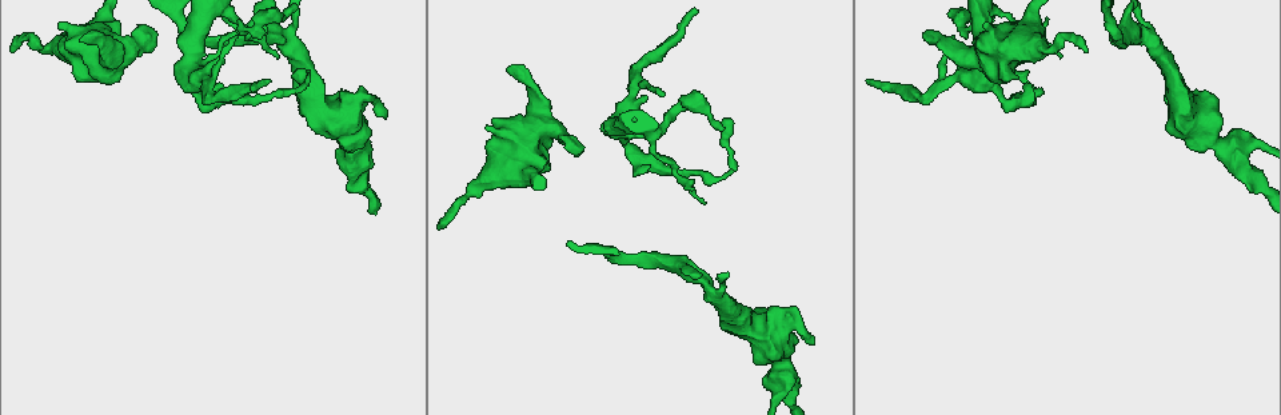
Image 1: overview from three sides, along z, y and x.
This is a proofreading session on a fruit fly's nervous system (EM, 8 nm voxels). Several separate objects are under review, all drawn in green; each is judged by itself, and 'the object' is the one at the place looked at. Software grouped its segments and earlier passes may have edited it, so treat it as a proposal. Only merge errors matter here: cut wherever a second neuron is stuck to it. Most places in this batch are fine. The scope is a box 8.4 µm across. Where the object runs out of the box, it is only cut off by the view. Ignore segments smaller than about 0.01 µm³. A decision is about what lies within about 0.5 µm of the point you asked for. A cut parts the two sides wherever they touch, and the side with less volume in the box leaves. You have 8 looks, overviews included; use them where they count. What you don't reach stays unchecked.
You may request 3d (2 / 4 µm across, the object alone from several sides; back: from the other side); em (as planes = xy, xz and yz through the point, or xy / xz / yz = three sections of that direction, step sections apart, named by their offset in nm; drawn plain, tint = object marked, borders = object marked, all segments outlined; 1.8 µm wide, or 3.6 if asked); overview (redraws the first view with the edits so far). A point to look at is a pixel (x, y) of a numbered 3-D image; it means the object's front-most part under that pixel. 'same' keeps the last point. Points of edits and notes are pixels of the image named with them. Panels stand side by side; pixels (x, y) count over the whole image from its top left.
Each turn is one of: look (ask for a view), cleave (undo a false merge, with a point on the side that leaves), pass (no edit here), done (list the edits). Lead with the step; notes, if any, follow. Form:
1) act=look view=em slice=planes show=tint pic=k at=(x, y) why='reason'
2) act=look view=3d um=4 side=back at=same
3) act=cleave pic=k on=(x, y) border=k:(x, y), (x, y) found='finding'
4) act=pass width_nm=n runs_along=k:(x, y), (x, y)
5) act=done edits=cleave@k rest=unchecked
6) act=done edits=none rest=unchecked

act=look view=em slice=yz step=16 show=borders pic=1 at=(1233, 154) why='thin arm on a thick one'

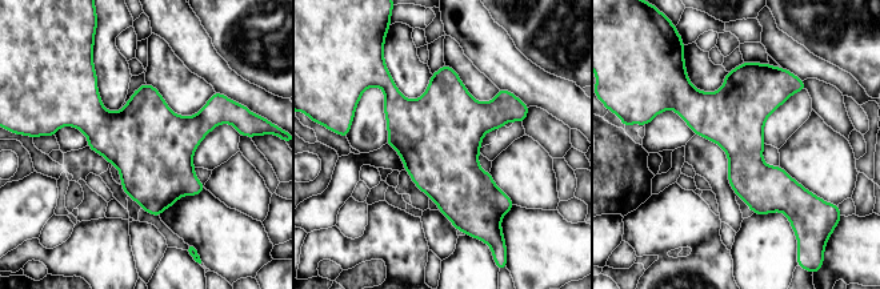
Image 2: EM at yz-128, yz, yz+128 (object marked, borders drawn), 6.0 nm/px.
act=look view=em slice=planes show=borders at=same why='cut it another way'

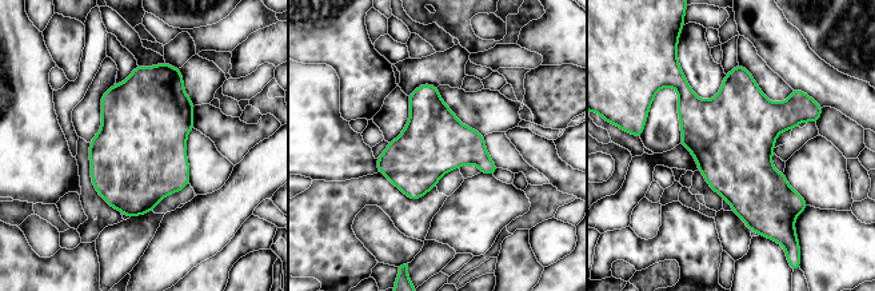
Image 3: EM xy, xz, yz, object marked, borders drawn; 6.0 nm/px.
act=pass found='continuous, no second neuron'

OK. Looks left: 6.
act=look view=em slice=planes show=tint pic=1 at=(297, 88) why='abrupt turn'

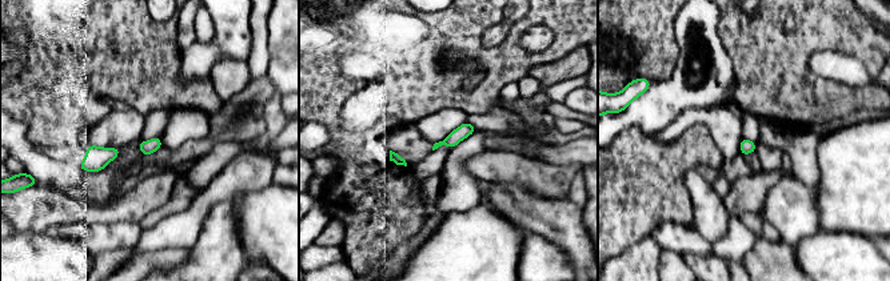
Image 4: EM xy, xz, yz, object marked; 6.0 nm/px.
act=pass found='all the same neuron'

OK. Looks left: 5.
act=look view=3d um=2 side=back pic=1 at=(192, 75) why='thick turns thin'

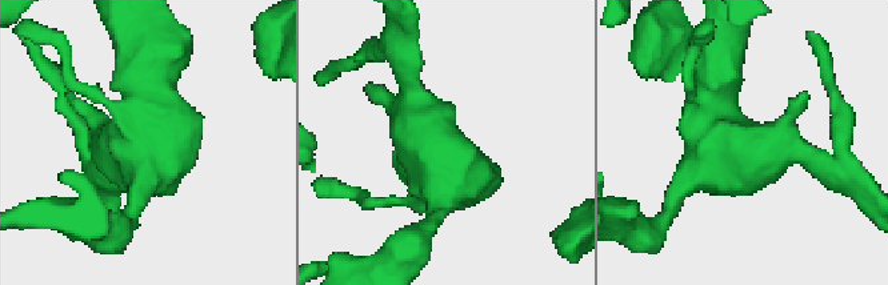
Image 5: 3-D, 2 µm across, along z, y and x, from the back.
act=look view=em slice=xy step=16 show=tint pic=5 at=(719, 153) why='shape alone is not enough'

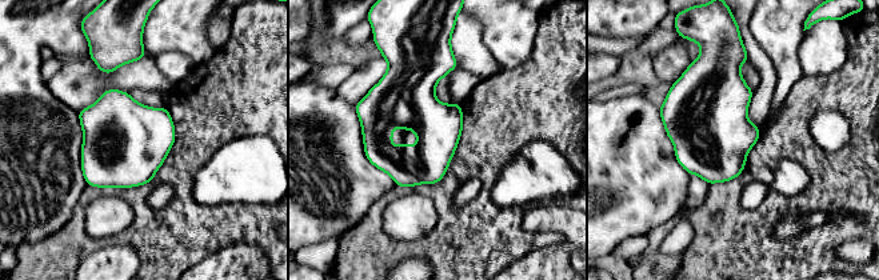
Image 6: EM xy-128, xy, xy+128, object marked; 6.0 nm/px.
act=look view=em slice=planes show=tint at=same why='another direction'

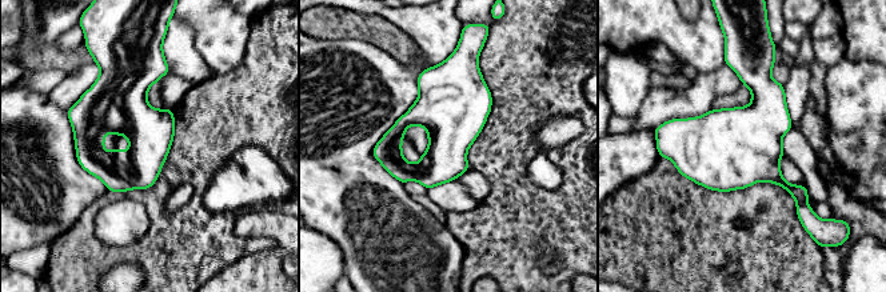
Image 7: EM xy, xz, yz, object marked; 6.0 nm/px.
act=pass width_nm=280 found='continuous, no second neuron'

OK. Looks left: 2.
act=look view=3d um=4 pic=1 at=(533, 125)

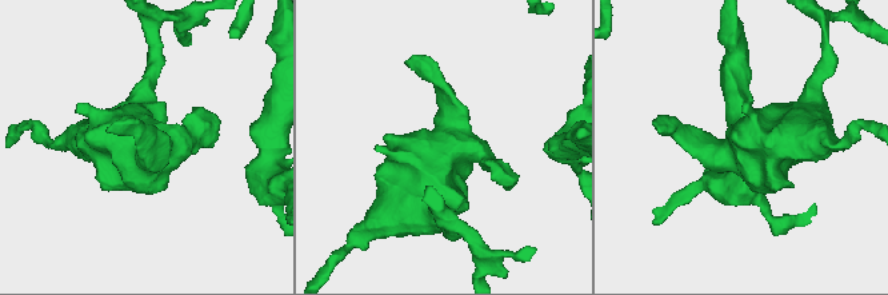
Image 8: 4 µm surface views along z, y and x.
act=look view=em um=3.6 slice=yz step=16 show=tint pic=8 at=(448, 144) why='shape alone is not enough'

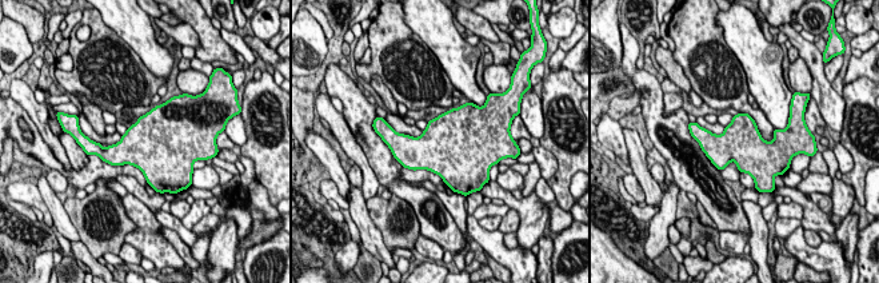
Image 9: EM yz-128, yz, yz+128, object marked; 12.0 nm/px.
act=pass found='all the same neuron'

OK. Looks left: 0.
act=done edits=none rest=unchecked

